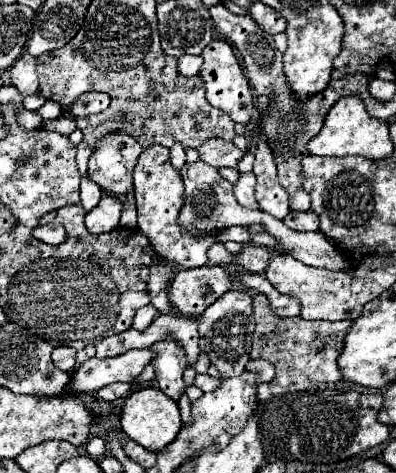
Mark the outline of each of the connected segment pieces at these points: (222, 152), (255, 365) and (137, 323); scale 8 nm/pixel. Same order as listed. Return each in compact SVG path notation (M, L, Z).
M209 139L197 151L207 165L217 167L217 169L237 167L237 163L245 157L245 151L237 149L231 141L223 141L223 139Z
M249 361L247 363L247 369L253 369L253 371L257 371L259 373L259 383L269 383L269 381L273 381L273 375L275 375L275 369L273 369L273 365L271 363L267 363L267 361Z
M145 305L145 307L141 307L141 309L135 313L133 327L135 327L137 331L143 331L143 329L147 329L147 327L151 325L151 321L155 319L155 315L157 315L157 309L155 309L153 305Z

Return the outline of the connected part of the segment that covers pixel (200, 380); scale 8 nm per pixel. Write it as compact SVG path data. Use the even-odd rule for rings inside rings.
M195 375L195 383L193 385L197 385L201 391L213 391L213 389L217 389L217 385L221 383L221 379L213 379L213 377L209 377L209 375Z

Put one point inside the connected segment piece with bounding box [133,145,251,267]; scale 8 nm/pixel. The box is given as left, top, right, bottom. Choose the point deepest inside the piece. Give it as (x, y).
(158, 187)

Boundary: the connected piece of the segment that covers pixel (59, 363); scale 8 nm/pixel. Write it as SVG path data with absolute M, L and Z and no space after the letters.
M55 347L53 349L53 363L55 367L59 367L61 371L73 371L75 369L75 349L71 347Z

